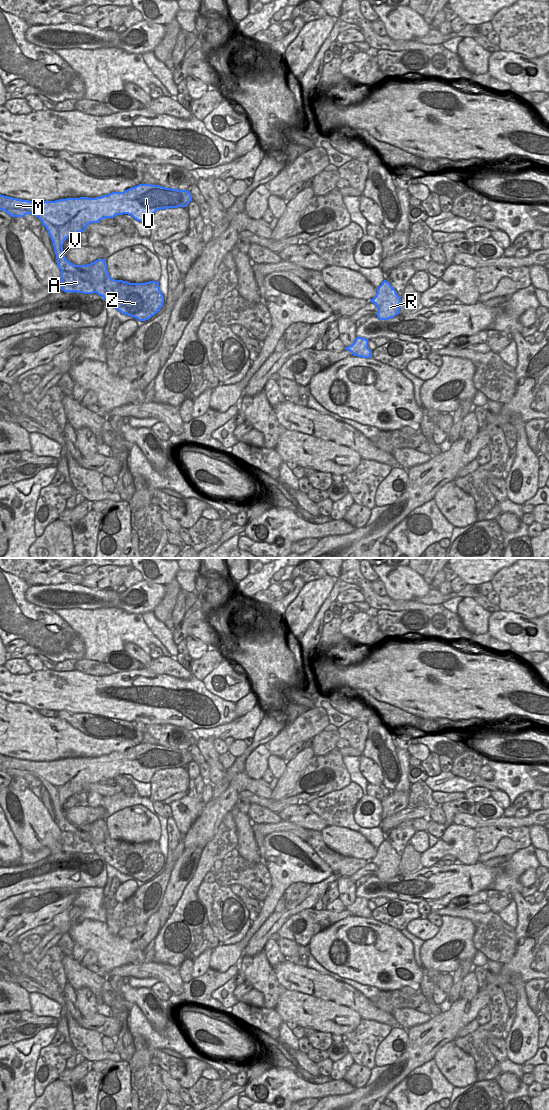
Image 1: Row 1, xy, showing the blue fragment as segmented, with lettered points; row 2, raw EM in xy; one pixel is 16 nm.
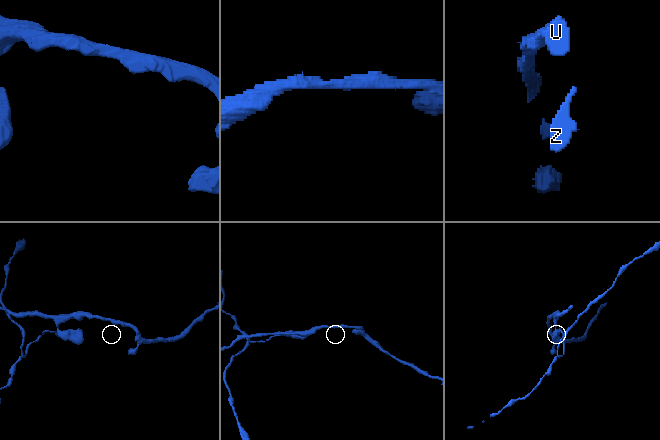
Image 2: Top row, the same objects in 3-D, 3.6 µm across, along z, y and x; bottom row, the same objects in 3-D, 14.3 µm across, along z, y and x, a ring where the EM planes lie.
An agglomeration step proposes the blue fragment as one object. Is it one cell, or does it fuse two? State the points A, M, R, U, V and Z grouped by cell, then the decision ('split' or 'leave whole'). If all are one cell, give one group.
A / M R U V Z | split

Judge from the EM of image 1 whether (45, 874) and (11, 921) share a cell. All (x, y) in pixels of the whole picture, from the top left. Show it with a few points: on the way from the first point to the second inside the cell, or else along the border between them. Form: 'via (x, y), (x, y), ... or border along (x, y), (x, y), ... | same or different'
border along (57, 887), (32, 889), (11, 895) | different

